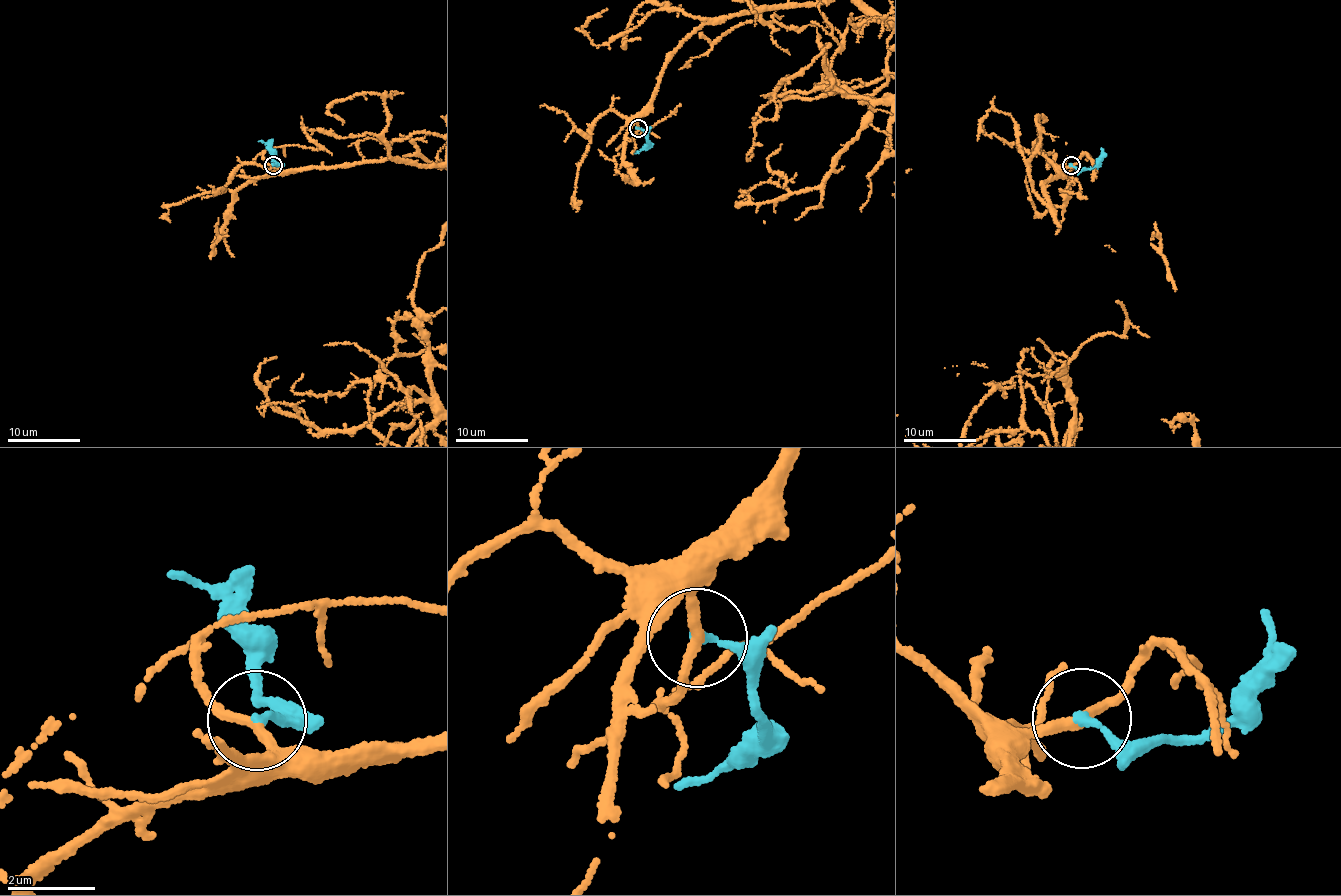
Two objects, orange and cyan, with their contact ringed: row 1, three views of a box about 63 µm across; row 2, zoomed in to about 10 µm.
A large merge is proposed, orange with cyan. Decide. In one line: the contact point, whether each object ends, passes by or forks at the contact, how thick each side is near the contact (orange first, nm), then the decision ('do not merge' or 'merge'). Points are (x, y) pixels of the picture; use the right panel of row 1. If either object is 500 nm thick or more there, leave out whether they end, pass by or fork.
at (1071, 165); orange passes by; cyan ends there; 200 nm thick on the orange side, 180 nm on the other; merge

